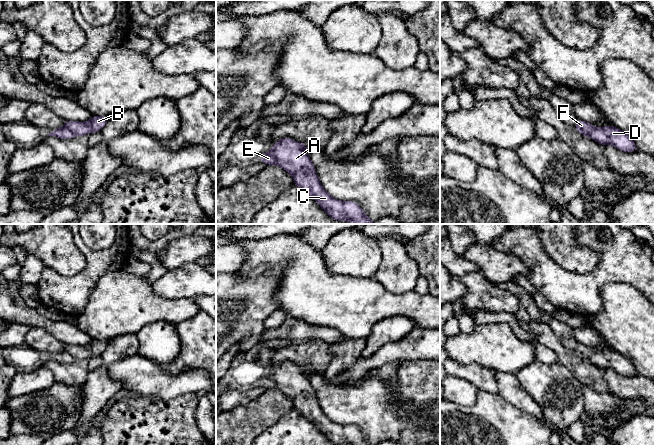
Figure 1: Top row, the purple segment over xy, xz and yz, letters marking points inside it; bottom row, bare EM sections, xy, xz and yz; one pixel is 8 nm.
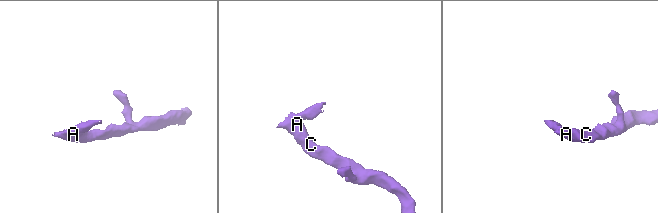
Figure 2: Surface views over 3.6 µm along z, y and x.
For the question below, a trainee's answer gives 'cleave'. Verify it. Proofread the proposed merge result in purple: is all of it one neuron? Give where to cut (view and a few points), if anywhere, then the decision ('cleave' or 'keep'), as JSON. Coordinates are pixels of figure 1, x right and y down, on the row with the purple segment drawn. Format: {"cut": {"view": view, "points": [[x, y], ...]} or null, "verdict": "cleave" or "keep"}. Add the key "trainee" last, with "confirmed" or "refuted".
{"cut": {"view": "xy", "points": [[64, 126], [75, 135]]}, "verdict": "cleave", "trainee": "confirmed"}

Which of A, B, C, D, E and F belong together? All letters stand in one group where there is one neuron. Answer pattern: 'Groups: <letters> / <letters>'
Groups: A C D E / B F

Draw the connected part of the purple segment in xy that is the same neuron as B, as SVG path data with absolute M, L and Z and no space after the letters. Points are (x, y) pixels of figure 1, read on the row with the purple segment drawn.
M92 115L92 118L86 122L65 121L65 127L71 130L75 136L83 136L90 133L101 132L108 121L108 116Z

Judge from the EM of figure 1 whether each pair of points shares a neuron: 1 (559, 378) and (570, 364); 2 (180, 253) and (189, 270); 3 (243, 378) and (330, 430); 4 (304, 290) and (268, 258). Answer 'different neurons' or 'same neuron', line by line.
1: different neurons
2: different neurons
3: same neuron
4: same neuron

